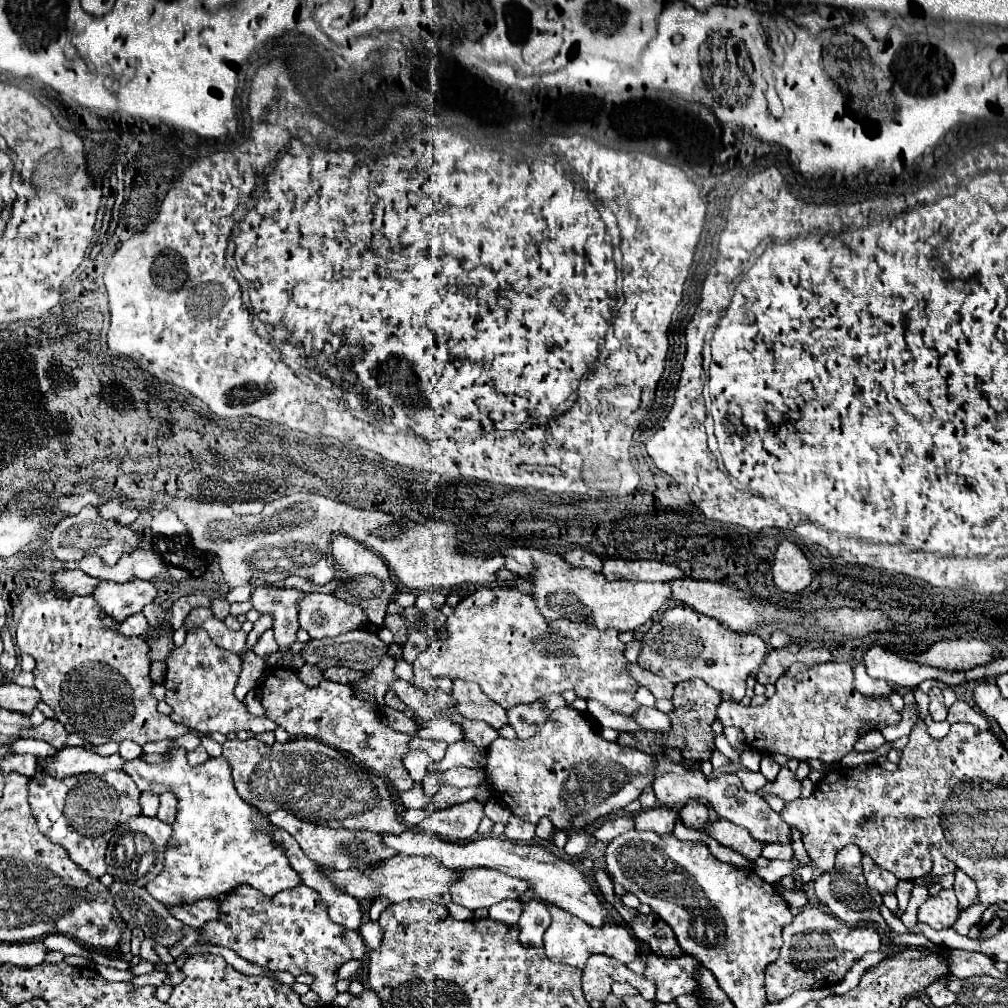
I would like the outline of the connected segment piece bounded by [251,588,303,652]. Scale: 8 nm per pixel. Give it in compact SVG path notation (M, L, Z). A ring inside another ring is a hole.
M255 588L251 594L253 608L259 614L269 614L273 618L273 632L279 650L289 652L291 644L297 640L297 600L303 592L295 588L275 590L275 588Z

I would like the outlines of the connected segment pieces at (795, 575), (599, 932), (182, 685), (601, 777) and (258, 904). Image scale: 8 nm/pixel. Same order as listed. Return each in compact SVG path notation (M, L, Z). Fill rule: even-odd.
M783 540L775 550L773 580L783 592L795 594L811 584L811 566L805 554L789 540Z
M553 904L549 906L549 912L551 912L551 926L549 926L549 934L545 934L545 954L549 960L555 960L559 964L569 964L569 966L583 970L591 954L605 954L623 964L637 958L639 944L633 936L629 936L629 930L625 926L609 920L601 928L593 928L587 922L579 920L577 916L563 912L563 908L555 908Z
M191 628L187 632L185 644L175 646L167 656L167 674L165 674L165 702L173 708L171 720L185 724L197 734L211 734L211 732L239 732L247 730L253 734L275 730L277 724L265 718L253 716L245 704L241 704L233 688L239 680L241 672L241 658L233 652L227 652L209 638L203 628Z
M571 706L557 708L549 720L541 726L541 730L529 740L507 740L497 738L491 742L487 750L487 780L493 784L501 802L509 806L509 810L523 818L525 822L537 824L539 818L547 816L557 830L575 832L585 828L589 822L599 816L609 816L625 808L629 802L637 800L639 794L649 788L655 780L655 756L639 752L635 748L617 746L617 742L609 742L599 734L599 724L591 714L583 714L573 710Z
M241 884L217 902L219 916L197 930L201 936L197 944L227 946L249 962L257 962L271 970L291 972L293 976L313 974L315 982L311 984L311 990L319 994L325 1004L331 1004L337 996L335 970L347 960L367 958L367 946L359 932L349 932L335 924L329 918L329 906L321 900L321 894L305 884L279 892L273 898L261 894L253 886Z

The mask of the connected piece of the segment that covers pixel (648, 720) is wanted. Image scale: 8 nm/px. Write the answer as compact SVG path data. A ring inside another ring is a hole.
M641 706L635 714L635 720L643 726L643 730L653 730L653 732L663 732L663 734L667 734L671 730L669 714L663 714L657 708Z

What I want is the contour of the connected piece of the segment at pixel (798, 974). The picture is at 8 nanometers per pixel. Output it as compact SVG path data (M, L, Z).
M801 910L791 924L783 926L781 956L765 970L765 990L769 1002L779 1002L797 990L807 988L831 988L849 972L849 968L867 952L881 948L881 936L877 928L849 926L835 916L819 910Z

